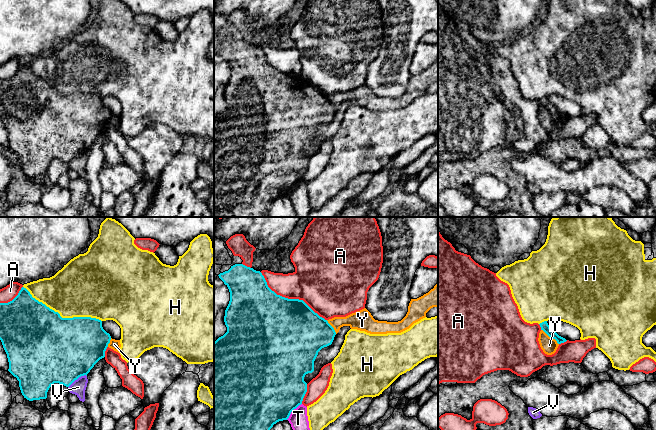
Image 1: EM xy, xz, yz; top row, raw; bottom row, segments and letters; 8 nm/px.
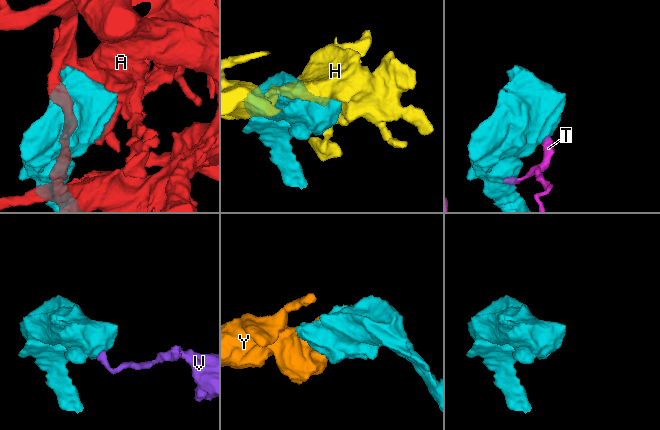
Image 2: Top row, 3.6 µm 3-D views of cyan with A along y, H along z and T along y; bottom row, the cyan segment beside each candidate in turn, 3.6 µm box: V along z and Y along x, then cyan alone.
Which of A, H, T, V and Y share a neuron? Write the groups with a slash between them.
A / H / T / V / Y

